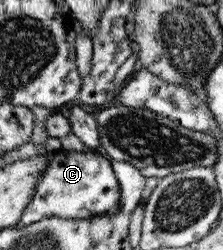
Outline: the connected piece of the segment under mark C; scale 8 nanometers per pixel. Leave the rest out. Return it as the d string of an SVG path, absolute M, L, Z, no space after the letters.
M60 149L52 152L44 172L38 177L35 193L23 210L19 225L28 226L53 216L87 219L96 215L113 215L121 203L121 187L115 179L112 162L95 152L75 153Z

